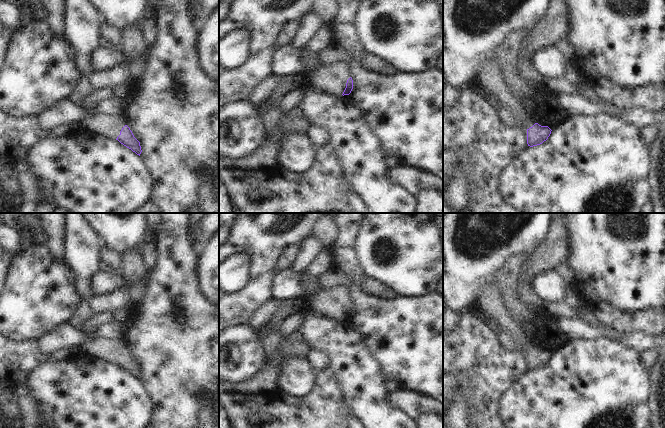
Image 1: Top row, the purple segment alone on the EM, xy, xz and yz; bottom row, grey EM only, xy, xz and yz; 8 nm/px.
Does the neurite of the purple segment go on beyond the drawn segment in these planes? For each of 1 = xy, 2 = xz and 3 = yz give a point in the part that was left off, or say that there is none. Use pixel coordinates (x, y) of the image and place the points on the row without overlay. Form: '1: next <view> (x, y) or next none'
1: next xy (110, 350)
2: next xz (332, 302)
3: next yz (489, 301)

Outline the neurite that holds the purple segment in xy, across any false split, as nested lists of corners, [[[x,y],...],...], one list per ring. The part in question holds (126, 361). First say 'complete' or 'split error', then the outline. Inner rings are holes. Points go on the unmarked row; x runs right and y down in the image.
split error; [[[95,338],[82,344],[80,350],[92,356],[118,364],[139,380],[142,376],[140,366],[134,361],[132,355],[126,349],[123,339],[111,340],[107,338]]]

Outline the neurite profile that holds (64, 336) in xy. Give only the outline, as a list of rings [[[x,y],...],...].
[[[112,320],[107,324],[101,324],[96,328],[96,332],[87,335],[83,330],[74,328],[69,322],[61,324],[57,328],[46,333],[39,341],[40,352],[50,356],[58,350],[81,346],[85,342],[95,338],[107,338],[111,340],[121,340],[126,331],[126,324],[117,320]]]

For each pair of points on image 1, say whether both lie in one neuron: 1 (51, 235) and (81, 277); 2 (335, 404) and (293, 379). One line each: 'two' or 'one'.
1: two
2: two

